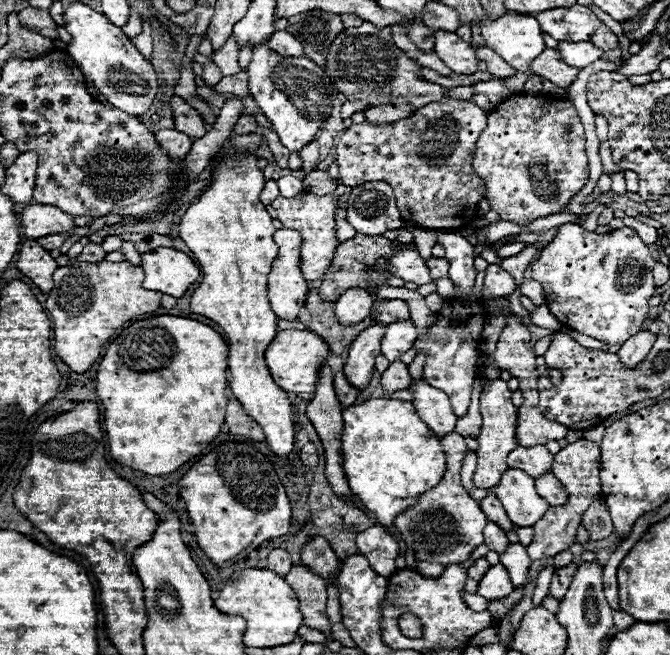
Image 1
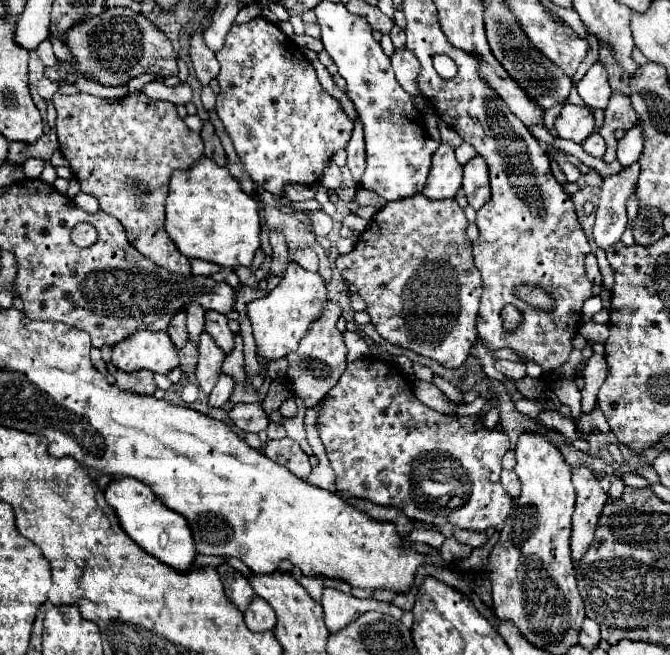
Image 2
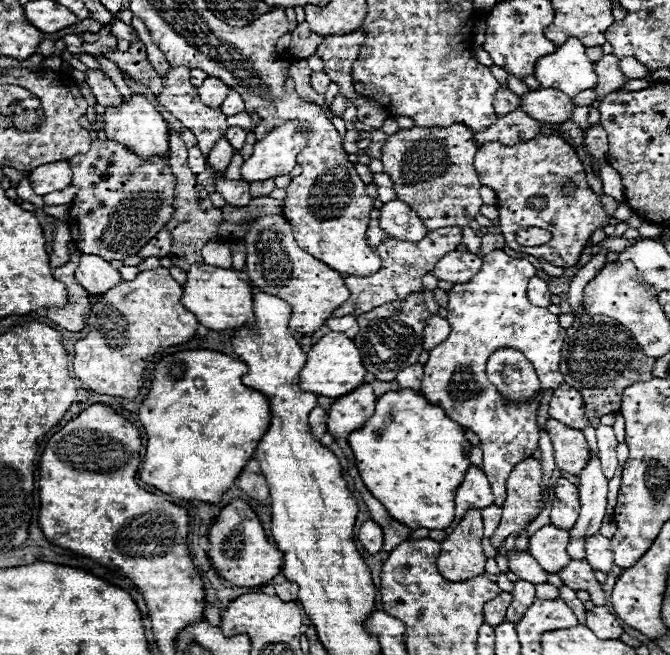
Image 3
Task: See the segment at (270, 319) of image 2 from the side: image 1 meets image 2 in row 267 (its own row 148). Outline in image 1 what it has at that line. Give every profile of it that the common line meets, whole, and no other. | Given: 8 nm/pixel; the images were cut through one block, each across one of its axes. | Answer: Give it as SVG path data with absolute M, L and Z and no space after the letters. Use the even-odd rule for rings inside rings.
M268 42L252 48L252 60L246 66L250 96L274 124L274 132L280 136L280 142L290 150L298 152L304 144L314 140L314 134L320 130L320 124L330 116L332 102L332 82L318 64L300 56L280 56L270 50Z

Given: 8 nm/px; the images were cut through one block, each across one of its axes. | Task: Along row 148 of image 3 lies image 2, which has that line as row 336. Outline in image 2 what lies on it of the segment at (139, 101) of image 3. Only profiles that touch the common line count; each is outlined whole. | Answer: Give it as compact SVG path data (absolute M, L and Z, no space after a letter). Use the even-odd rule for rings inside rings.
M136 332L136 336L122 340L112 348L112 366L122 372L138 372L138 370L150 370L156 374L168 374L170 370L180 366L178 350L168 338L166 332Z

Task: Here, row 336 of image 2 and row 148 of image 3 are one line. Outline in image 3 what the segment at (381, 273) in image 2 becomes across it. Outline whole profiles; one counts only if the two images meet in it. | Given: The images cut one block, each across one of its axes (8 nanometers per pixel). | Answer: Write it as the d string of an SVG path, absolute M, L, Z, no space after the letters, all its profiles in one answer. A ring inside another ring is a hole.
M452 124L448 128L412 128L398 130L388 136L382 148L384 172L392 178L394 190L426 224L428 230L460 226L464 230L462 244L474 254L480 252L480 238L468 226L480 212L480 182L474 172L474 132L464 124Z

